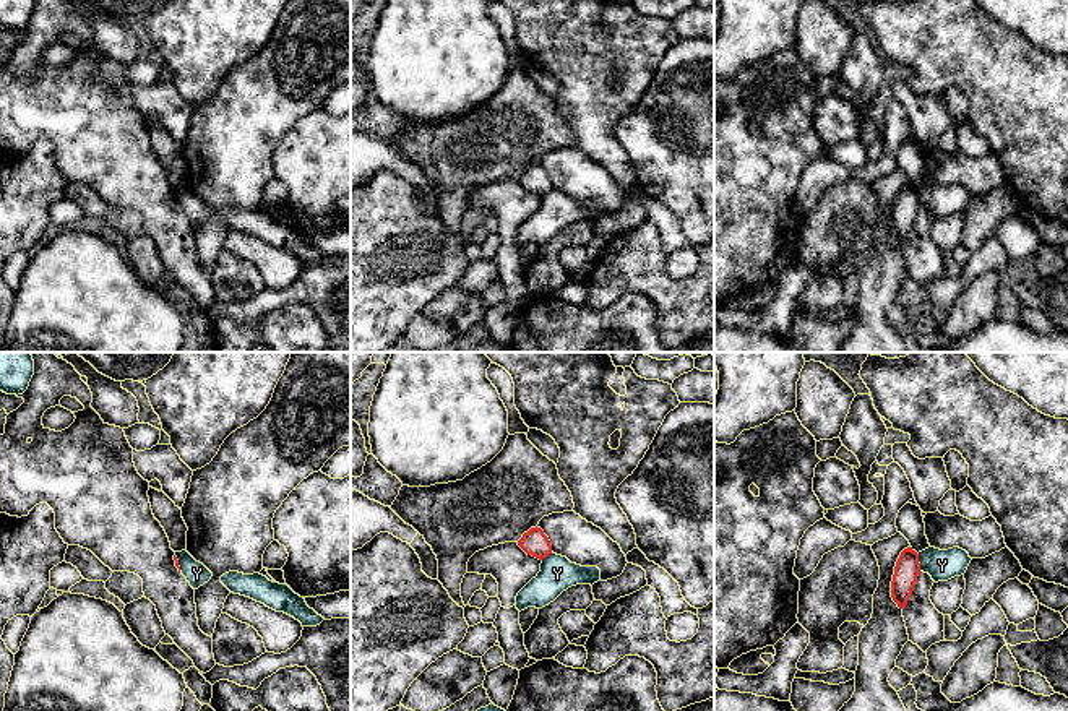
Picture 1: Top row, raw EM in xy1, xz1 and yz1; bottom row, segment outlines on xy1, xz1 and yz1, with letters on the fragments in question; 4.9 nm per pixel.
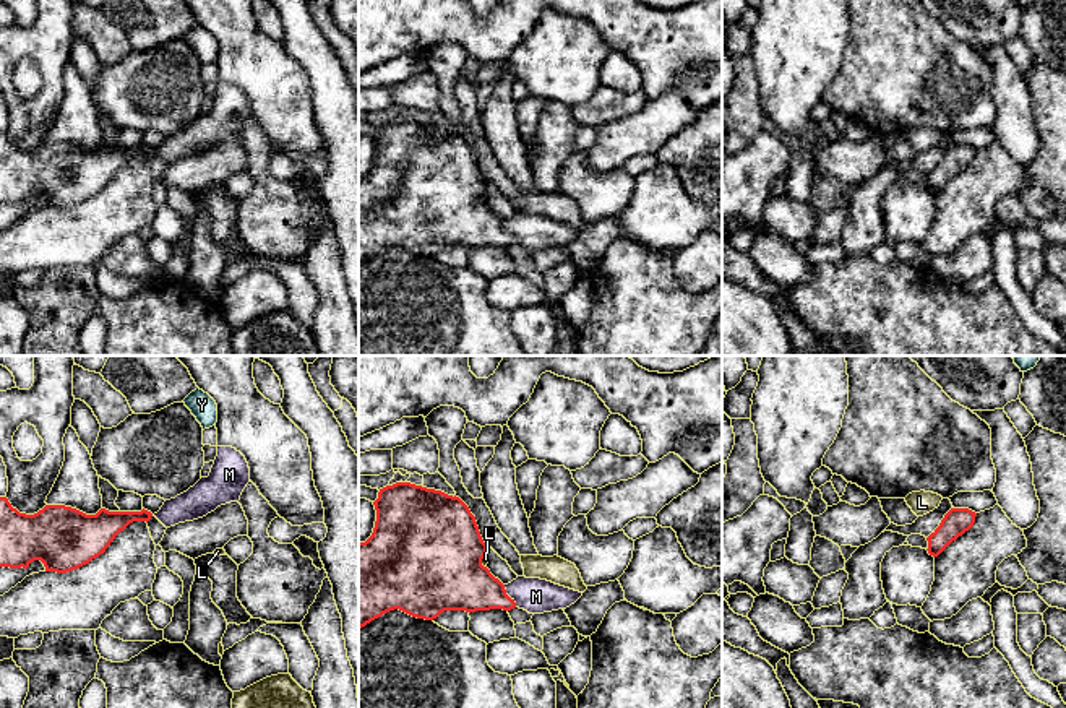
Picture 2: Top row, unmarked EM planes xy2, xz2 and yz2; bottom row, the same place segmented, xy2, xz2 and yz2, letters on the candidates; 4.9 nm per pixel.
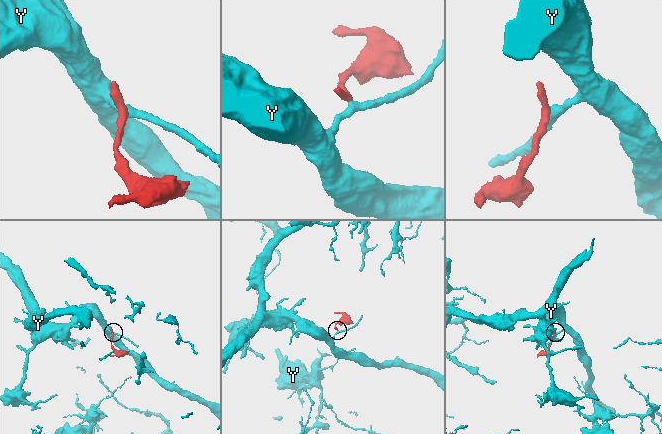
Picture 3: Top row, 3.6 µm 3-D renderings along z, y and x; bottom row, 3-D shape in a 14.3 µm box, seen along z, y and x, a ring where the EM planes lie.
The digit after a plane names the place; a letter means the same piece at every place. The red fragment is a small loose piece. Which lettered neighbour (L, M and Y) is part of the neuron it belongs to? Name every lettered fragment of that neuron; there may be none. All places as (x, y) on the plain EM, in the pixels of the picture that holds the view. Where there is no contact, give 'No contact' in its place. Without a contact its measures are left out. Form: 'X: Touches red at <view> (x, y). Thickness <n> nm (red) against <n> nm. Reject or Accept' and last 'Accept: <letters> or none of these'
L: Touches red at xz2 (481, 197). Thickness 500 nm (red) against 30 nm. Reject
M: Touches red at xz2 (508, 233). Thickness 280 nm (red) against 170 nm. Accept
Y: Touches red at yz1 (917, 198). Thickness 120 nm (red) against 160 nm. Reject
Accept: M

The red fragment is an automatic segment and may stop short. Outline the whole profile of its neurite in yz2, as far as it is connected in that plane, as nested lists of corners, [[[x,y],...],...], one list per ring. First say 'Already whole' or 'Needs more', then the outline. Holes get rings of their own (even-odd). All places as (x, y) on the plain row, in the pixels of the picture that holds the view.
Already whole. [[[951,145],[939,162],[926,174],[928,190],[938,193],[952,177],[969,167],[977,149],[969,145]]]

